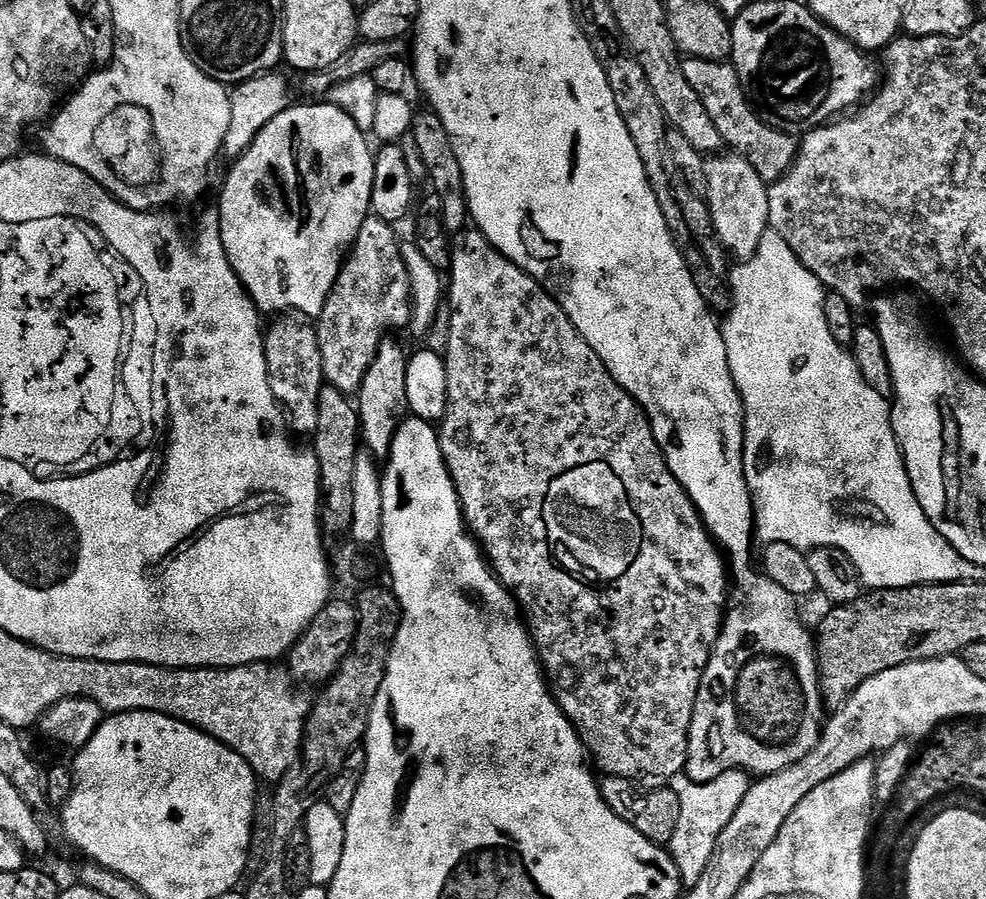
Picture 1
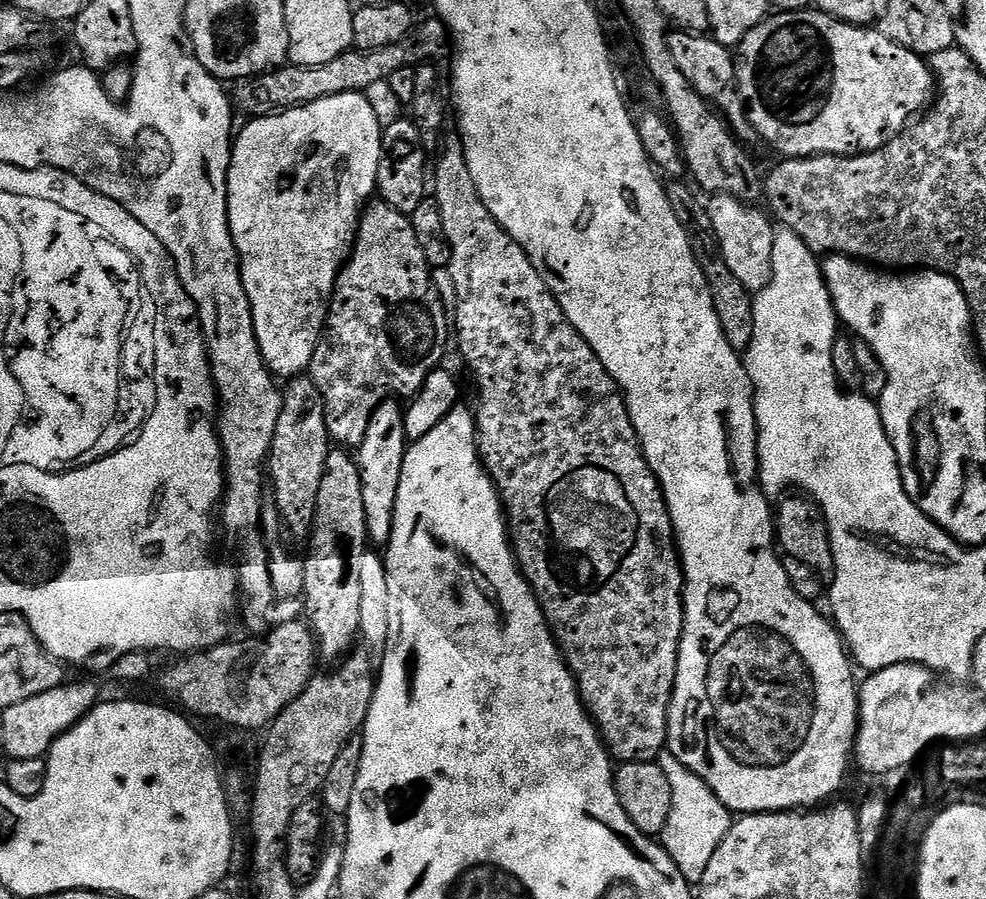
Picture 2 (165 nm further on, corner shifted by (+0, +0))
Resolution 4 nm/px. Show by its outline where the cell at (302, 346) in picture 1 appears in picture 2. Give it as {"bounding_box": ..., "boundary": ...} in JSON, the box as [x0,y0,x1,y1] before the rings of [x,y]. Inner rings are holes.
{"bounding_box":[266,374,330,537],"boundary":[[[301,374],[287,381],[288,389],[283,389],[282,414],[278,418],[278,426],[274,432],[271,453],[266,461],[266,472],[270,477],[270,488],[276,491],[276,508],[284,519],[284,524],[296,536],[307,537],[316,521],[318,506],[318,490],[322,487],[322,474],[326,470],[326,458],[330,451],[330,437],[326,426],[324,399],[314,386],[311,375]]]}

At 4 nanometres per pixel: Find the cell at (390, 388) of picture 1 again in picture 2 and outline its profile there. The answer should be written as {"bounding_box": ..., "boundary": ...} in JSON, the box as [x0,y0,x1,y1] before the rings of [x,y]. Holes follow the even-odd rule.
{"bounding_box":[356,399,410,545],"boundary":[[[395,399],[383,400],[370,418],[366,438],[358,445],[356,462],[362,474],[362,506],[366,506],[366,526],[368,538],[373,545],[387,545],[392,537],[394,510],[398,502],[398,484],[402,478],[402,462],[408,453],[410,443],[404,425],[403,407],[399,408]]]}

